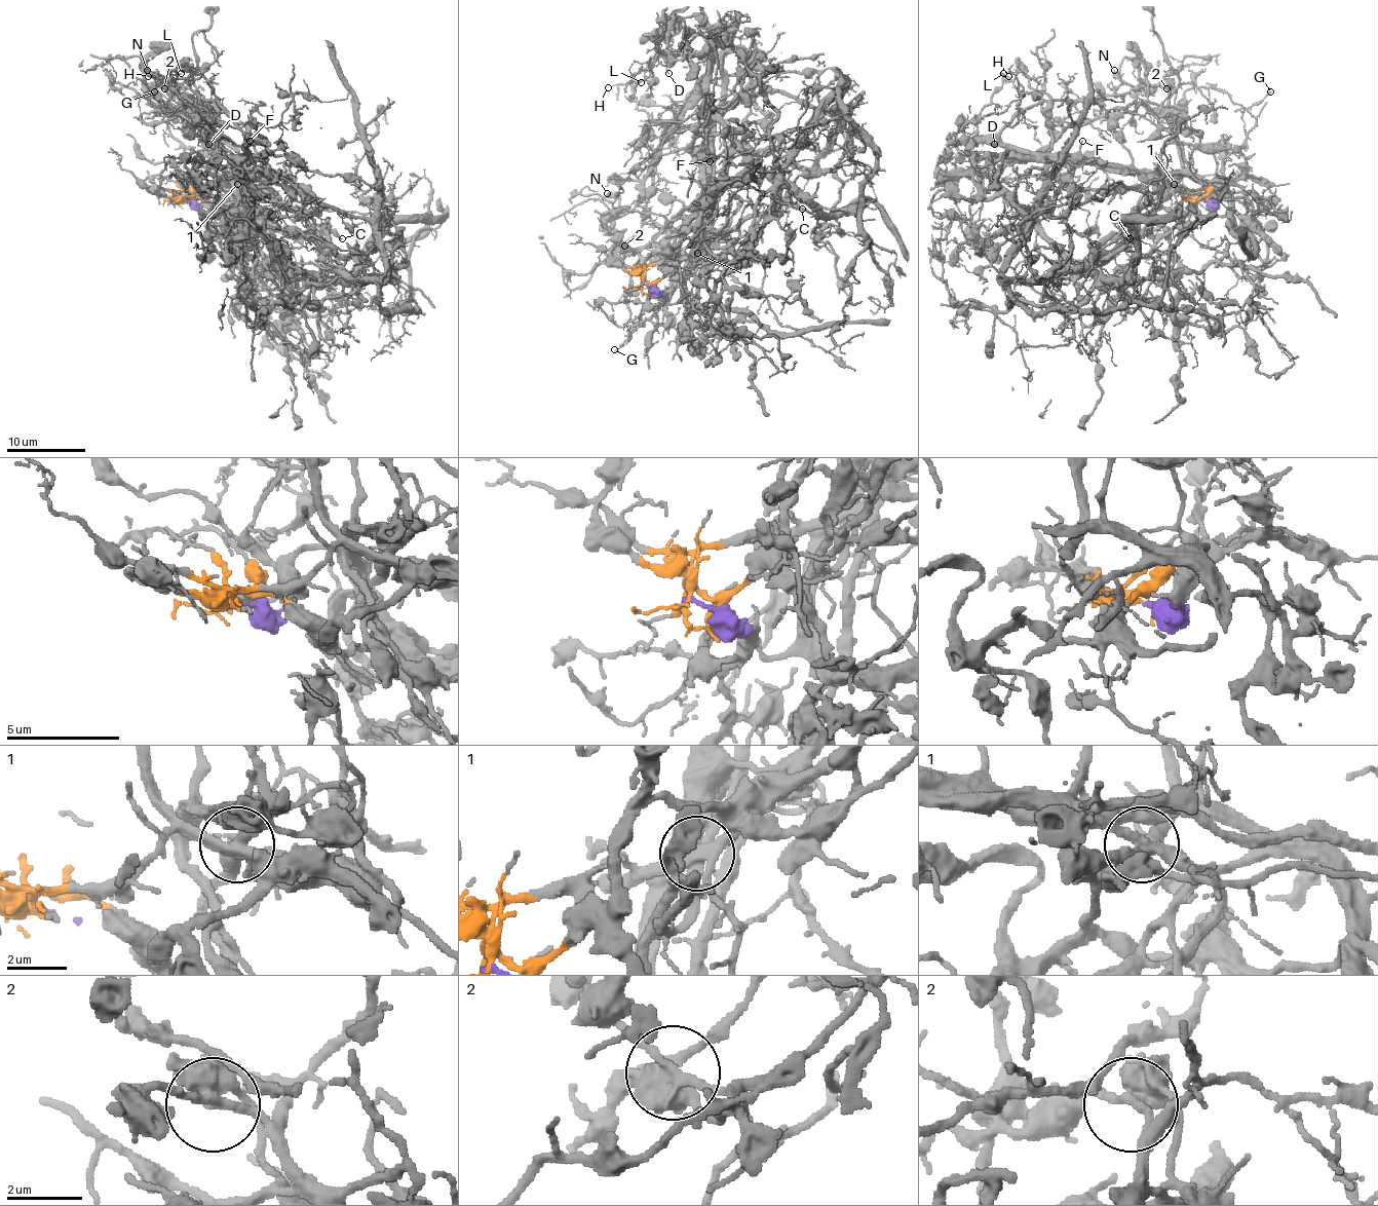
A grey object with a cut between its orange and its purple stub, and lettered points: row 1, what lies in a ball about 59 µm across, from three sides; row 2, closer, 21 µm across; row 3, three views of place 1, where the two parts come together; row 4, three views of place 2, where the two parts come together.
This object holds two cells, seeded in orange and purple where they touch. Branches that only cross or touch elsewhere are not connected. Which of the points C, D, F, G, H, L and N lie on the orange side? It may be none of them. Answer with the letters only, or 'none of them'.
C, G, N

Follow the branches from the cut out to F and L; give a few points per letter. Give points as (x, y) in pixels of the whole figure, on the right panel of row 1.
F: (1206, 199), (1214, 203), (1224, 182), (1095, 165), (1081, 152), (1082, 140)
L: (1206, 199), (1214, 203), (1224, 182), (1142, 174), (975, 144), (975, 116), (1001, 84), (1003, 73)

